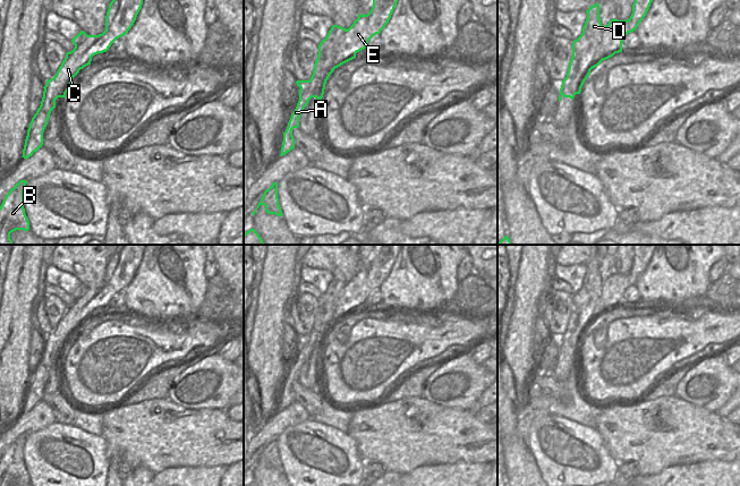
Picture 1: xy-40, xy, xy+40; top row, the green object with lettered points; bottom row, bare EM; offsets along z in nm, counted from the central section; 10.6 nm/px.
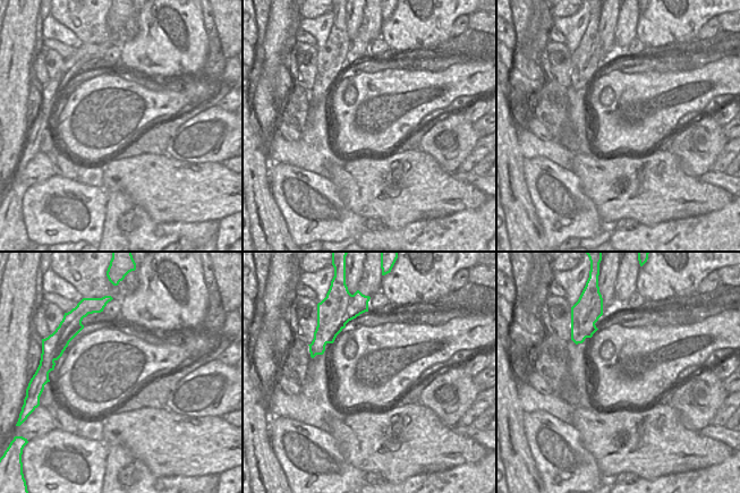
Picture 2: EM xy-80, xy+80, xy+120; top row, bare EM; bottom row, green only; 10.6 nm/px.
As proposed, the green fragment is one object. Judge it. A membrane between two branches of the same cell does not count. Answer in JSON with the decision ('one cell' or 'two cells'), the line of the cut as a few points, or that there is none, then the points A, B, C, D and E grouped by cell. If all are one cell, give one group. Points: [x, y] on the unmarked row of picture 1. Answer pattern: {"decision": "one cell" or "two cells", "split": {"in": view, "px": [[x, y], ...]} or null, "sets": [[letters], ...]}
{"decision": "two cells", "split": {"in": "xy", "px": [[319, 305], [323, 310], [323, 325], [312, 342], [323, 347]]}, "sets": [["A", "B", "C", "E"], ["D"]]}

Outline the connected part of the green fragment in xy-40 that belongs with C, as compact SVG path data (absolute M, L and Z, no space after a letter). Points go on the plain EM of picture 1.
M117 245L107 265L105 284L99 289L87 289L80 299L66 307L56 330L46 334L43 341L41 359L29 377L22 411L27 413L42 401L43 385L51 365L56 361L56 353L66 351L66 347L61 344L65 336L73 335L80 323L91 318L93 309L107 306L117 292L128 287L142 262L144 250L145 245Z

